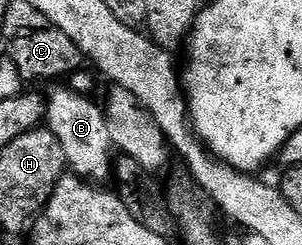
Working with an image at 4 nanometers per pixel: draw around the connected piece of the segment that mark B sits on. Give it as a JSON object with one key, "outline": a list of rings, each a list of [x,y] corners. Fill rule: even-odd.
{"outline":[[[55,86],[46,97],[45,126],[61,142],[68,169],[88,182],[107,182],[113,176],[113,145],[109,136],[107,113],[91,101],[90,95],[74,92],[70,86]],[[107,180],[107,181],[103,181]]]}

